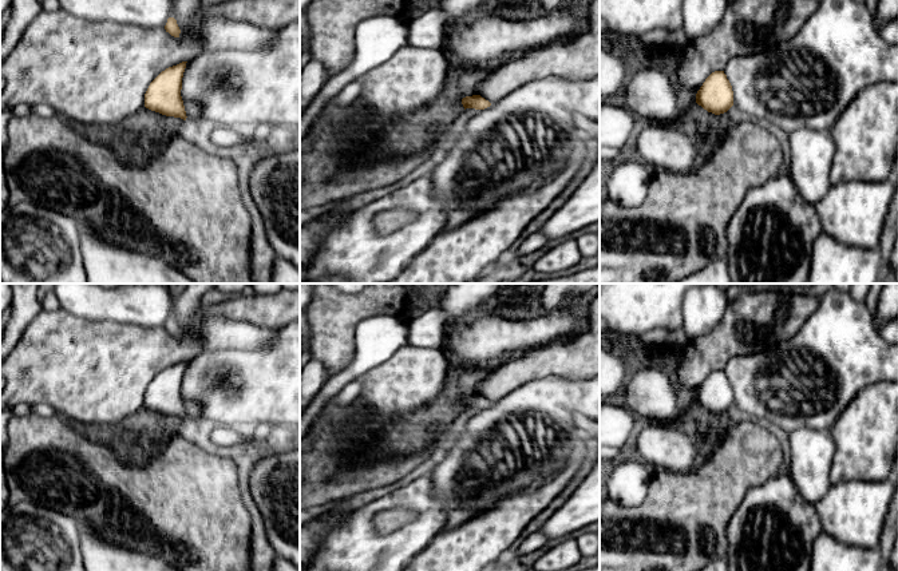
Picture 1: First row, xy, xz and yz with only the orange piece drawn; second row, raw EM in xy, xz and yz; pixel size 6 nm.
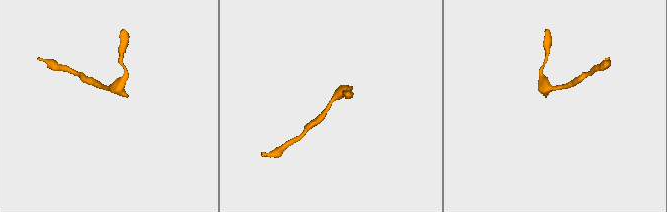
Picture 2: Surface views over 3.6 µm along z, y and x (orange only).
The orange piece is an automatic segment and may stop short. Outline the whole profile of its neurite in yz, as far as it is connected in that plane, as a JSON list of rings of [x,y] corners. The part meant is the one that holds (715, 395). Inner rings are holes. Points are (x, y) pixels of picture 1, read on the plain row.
[[[724,370],[712,372],[696,393],[696,403],[708,412],[720,415],[733,405],[733,390]]]

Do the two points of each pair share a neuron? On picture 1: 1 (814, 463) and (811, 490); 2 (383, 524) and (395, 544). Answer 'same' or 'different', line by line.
1: same
2: different

